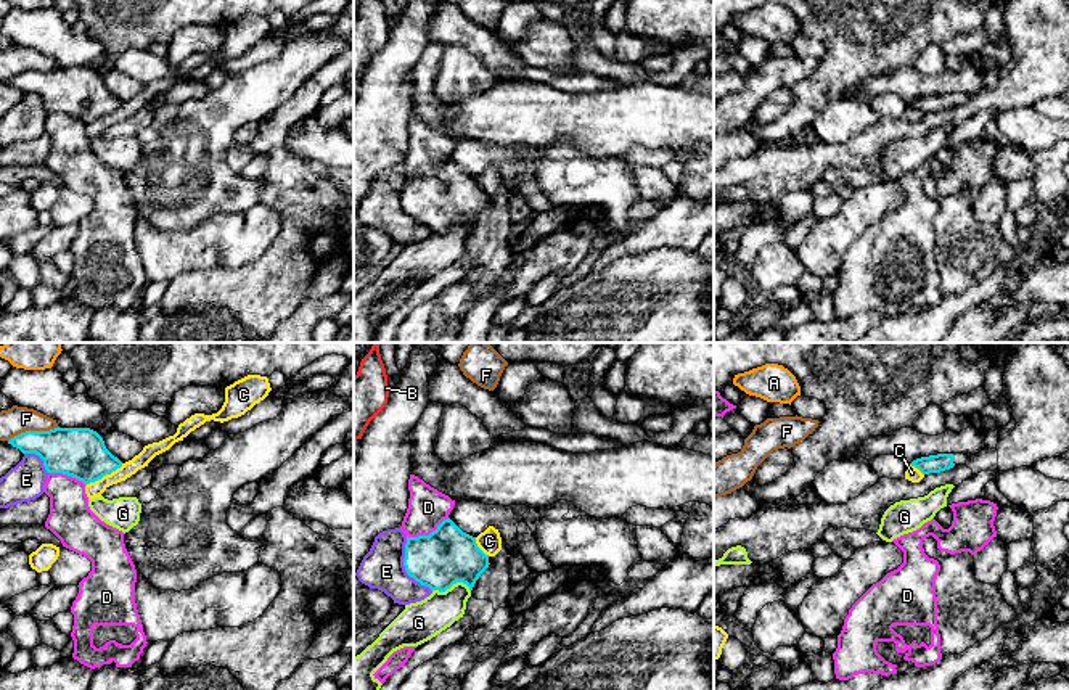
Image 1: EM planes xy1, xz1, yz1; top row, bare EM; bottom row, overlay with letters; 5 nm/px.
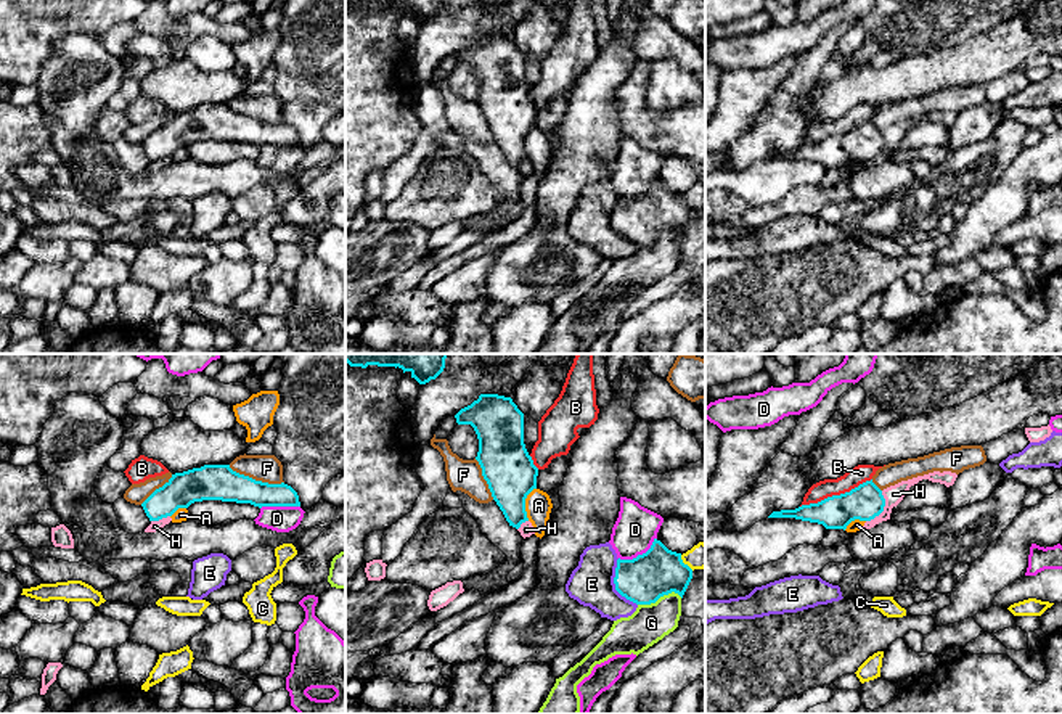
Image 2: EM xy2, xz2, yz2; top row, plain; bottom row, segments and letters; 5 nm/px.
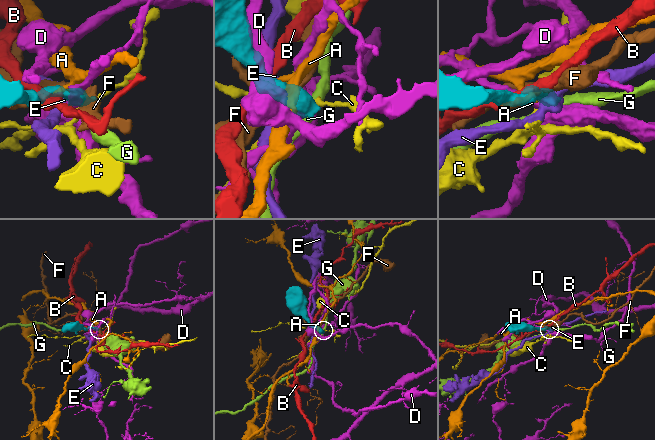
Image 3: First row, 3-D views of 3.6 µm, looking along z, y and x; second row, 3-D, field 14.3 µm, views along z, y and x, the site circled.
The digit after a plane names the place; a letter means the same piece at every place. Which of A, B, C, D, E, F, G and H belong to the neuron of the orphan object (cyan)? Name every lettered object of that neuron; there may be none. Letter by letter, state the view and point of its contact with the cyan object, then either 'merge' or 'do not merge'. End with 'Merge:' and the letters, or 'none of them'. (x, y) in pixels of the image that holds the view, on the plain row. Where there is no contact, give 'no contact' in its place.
A: contact xz2 (524, 143); do not merge
B: contact yz2 (836, 135); do not merge
C: contact xy1 (103, 114); do not merge
D: contact xz1 (426, 176); do not merge
E: contact xz1 (404, 205); do not merge
F: contact xy2 (254, 119); do not merge
G: contact xz2 (659, 237); do not merge
H: contact yz2 (882, 148); do not merge
Merge: none of them

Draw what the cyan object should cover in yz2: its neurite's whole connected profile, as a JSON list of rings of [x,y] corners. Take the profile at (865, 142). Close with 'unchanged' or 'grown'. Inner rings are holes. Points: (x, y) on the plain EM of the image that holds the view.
[[[871,121],[850,132],[827,137],[818,143],[802,145],[795,150],[773,151],[768,158],[795,158],[823,164],[826,169],[847,169],[855,161],[871,161],[884,151],[882,130]]] | unchanged

